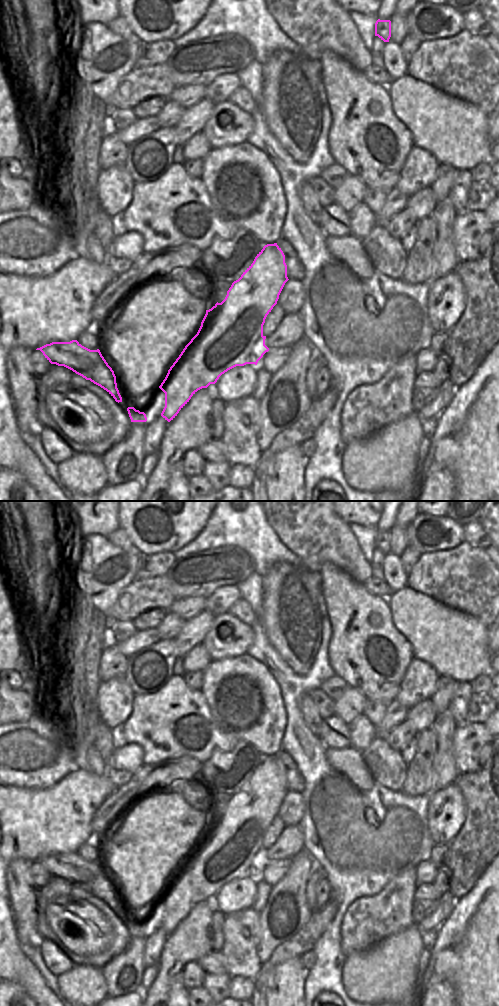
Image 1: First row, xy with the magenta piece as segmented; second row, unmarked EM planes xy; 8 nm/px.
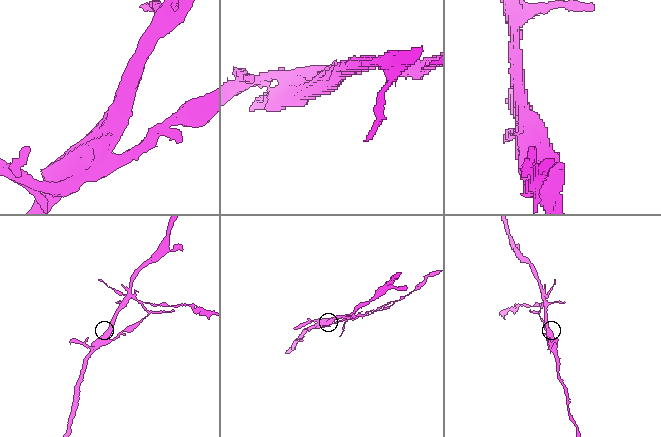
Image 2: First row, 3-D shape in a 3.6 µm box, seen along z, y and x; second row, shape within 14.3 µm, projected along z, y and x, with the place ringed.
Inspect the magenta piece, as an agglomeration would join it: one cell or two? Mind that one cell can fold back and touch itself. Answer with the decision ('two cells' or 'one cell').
two cells

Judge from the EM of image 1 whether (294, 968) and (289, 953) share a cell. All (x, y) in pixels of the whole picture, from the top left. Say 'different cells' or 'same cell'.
different cells

